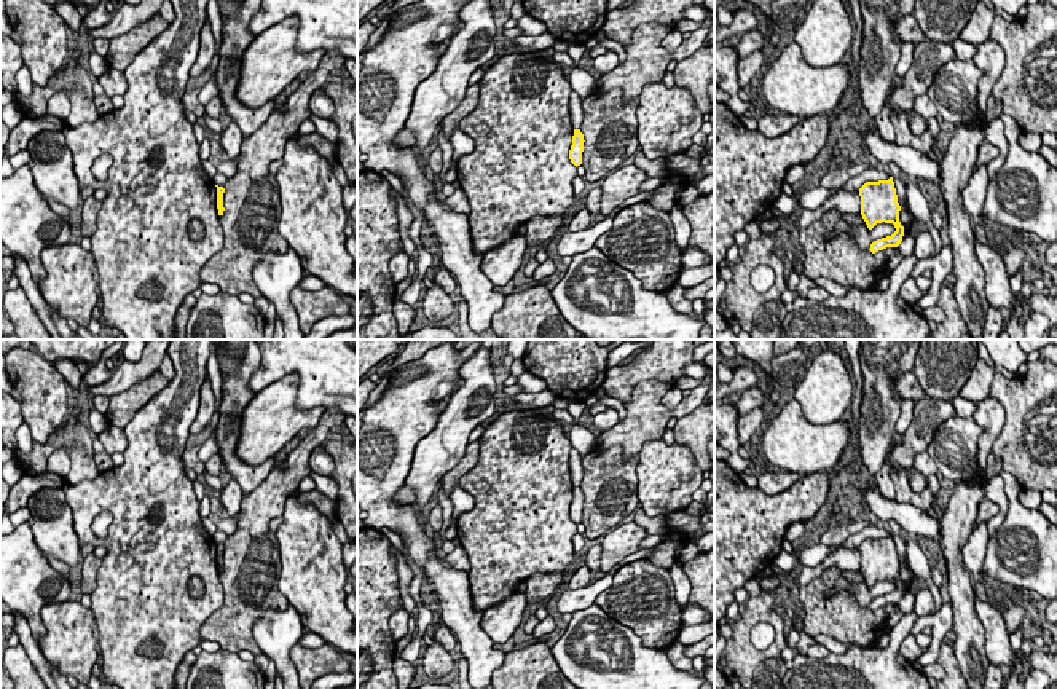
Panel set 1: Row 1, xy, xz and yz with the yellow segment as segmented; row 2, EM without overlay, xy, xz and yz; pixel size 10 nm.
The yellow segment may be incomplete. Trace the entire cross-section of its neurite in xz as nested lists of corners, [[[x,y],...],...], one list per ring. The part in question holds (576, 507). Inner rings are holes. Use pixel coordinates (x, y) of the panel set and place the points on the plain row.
[[[574,486],[572,502],[569,507],[569,517],[576,525],[582,522],[584,499],[585,498],[584,498],[584,491],[580,490],[580,486]]]

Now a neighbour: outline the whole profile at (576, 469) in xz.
[[[571,448],[569,451],[569,472],[571,472],[572,485],[580,486],[584,478],[584,467],[582,467],[580,453],[576,448]]]

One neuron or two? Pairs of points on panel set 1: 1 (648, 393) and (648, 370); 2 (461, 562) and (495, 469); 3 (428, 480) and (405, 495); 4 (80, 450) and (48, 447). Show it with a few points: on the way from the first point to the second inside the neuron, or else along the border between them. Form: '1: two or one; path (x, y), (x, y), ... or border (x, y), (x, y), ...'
1: two; border (673, 385), (654, 378), (641, 380), (624, 404)
2: two; border (459, 543), (469, 562), (467, 573)
3: two; border (405, 485), (413, 490), (413, 503)
4: one; path (72, 444), (56, 444)

